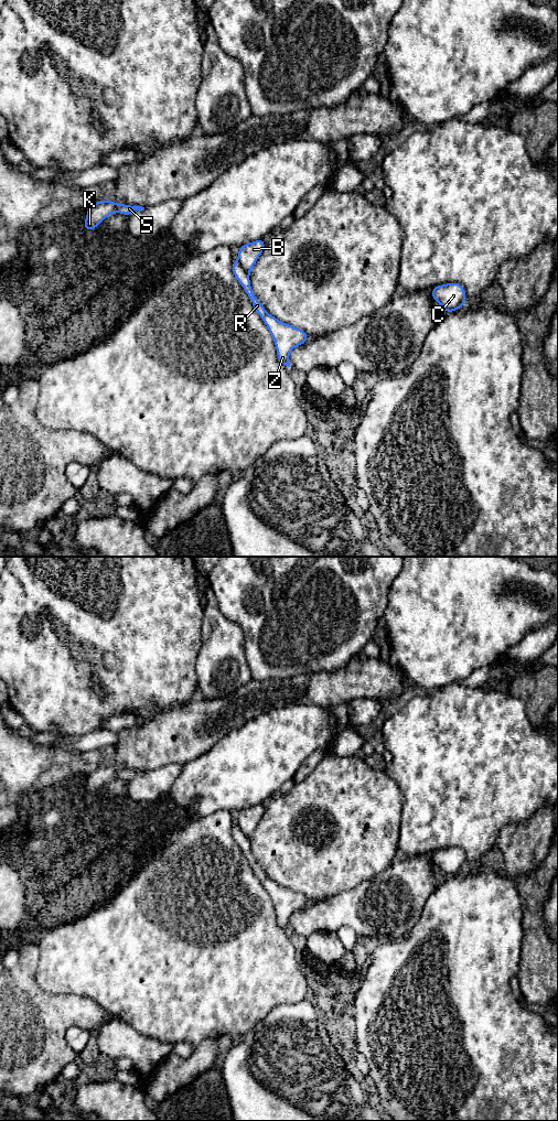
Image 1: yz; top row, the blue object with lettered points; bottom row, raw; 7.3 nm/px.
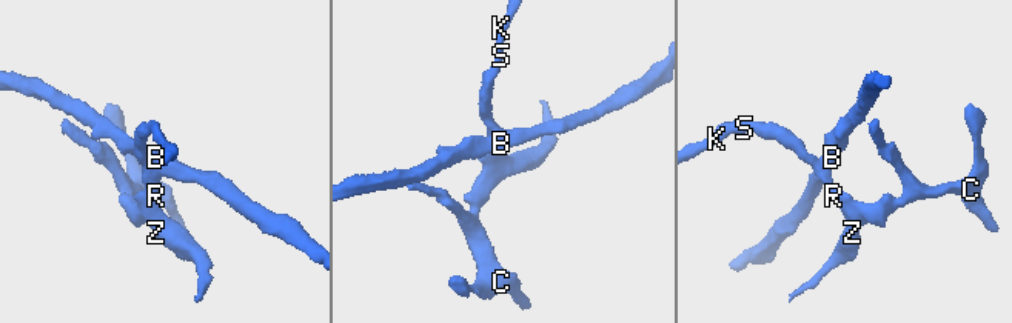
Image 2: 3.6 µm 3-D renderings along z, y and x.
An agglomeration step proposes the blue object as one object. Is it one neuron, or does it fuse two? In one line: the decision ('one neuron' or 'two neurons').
two neurons

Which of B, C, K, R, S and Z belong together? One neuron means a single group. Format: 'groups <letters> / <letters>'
groups B / C K R S Z

